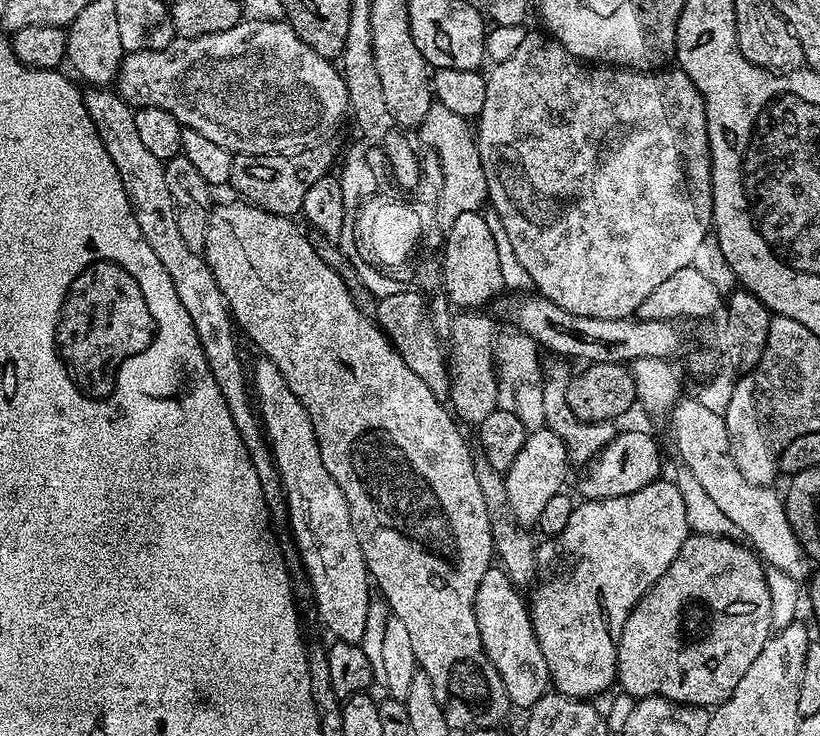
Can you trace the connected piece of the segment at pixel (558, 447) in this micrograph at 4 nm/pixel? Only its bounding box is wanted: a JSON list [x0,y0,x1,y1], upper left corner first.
[503,427,570,526]

